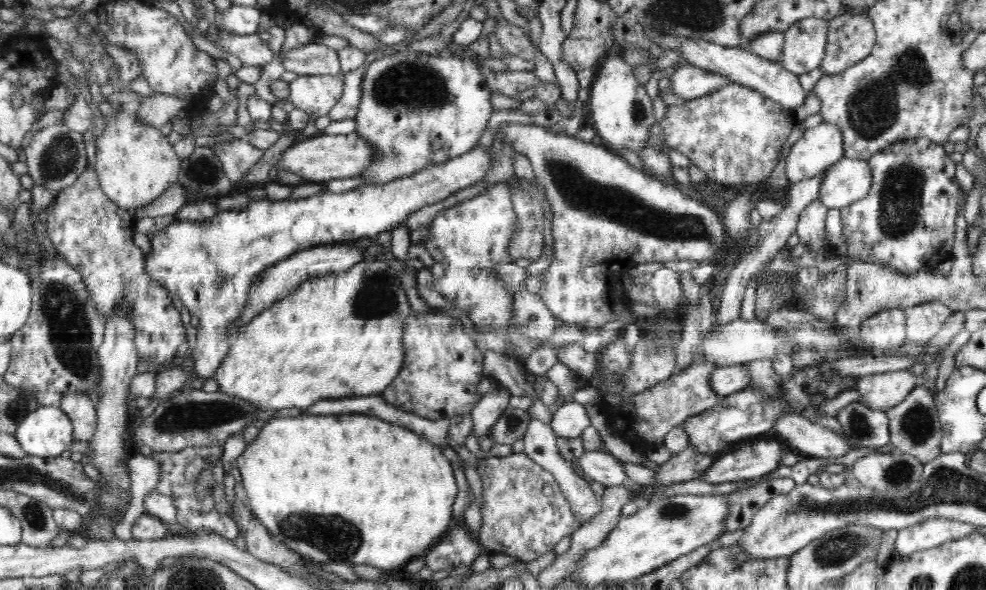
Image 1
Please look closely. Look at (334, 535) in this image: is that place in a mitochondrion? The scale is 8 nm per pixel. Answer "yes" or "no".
yes

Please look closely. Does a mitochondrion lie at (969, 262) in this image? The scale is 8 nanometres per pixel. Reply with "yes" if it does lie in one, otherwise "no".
no

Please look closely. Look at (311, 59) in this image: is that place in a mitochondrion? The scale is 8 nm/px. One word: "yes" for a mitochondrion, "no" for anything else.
no

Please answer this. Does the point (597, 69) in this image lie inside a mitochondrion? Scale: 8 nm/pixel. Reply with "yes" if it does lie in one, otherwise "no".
no

